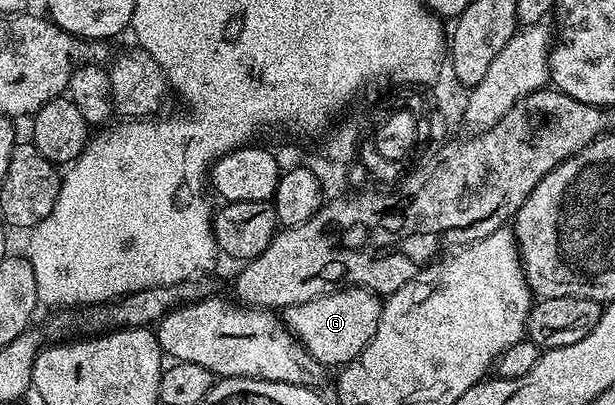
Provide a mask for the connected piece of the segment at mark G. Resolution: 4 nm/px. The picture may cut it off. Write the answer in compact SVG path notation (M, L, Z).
M344 287L334 293L324 293L309 303L297 303L282 310L281 320L293 336L299 340L324 367L348 365L373 339L377 323L381 319L383 301L380 294L367 289Z

